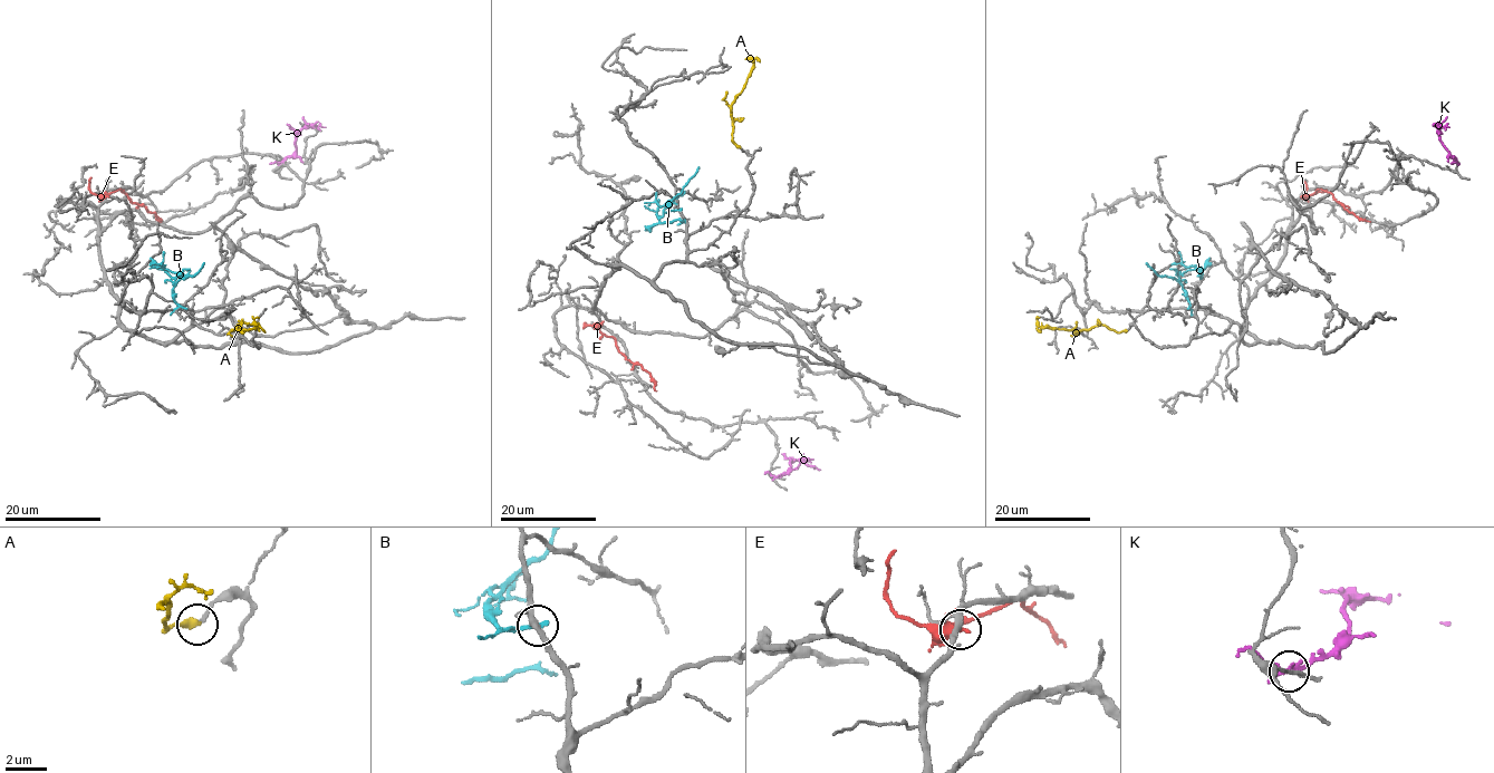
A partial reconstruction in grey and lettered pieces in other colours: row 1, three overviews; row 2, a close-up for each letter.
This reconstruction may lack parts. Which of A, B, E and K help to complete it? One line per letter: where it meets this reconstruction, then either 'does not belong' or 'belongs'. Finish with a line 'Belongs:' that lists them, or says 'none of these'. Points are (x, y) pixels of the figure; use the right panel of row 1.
A: contact (1126, 331); belongs
B: contact (1188, 308); does not belong
E: contact (1302, 196); does not belong
K: contact (1456, 161); does not belong
Belongs: A

